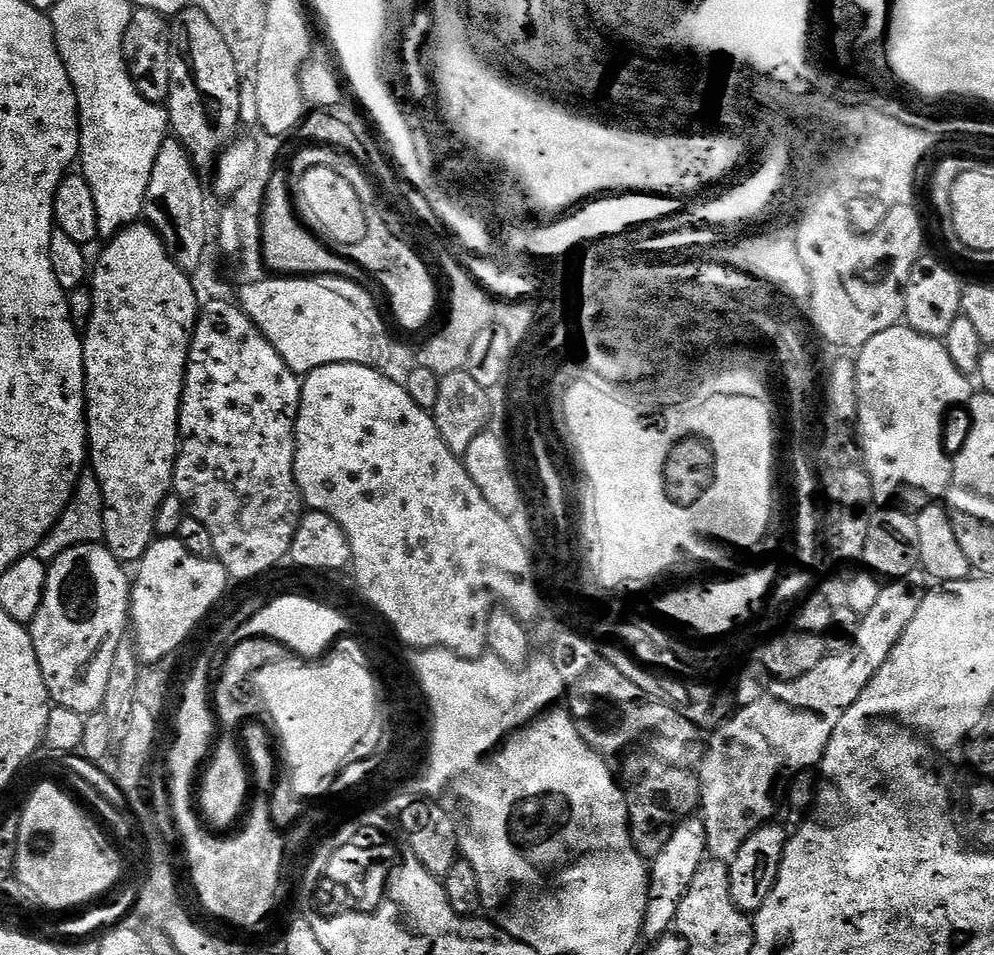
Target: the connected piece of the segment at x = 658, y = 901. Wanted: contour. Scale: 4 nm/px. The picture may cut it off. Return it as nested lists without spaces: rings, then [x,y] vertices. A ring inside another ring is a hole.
[[[691,814],[677,824],[675,830],[666,841],[666,846],[651,861],[648,870],[648,906],[644,915],[645,937],[661,937],[666,930],[673,927],[678,906],[682,898],[686,898],[686,890],[690,890],[690,882],[694,882],[694,874],[698,874],[698,866],[702,866],[709,855],[706,826],[699,815]]]

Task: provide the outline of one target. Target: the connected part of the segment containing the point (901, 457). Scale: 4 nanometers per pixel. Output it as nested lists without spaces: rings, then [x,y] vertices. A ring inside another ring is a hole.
[[[907,322],[888,324],[877,332],[871,332],[863,337],[865,340],[856,352],[856,366],[854,365],[857,392],[855,427],[858,429],[858,444],[862,449],[862,463],[873,485],[928,488],[946,472],[946,455],[940,451],[936,425],[936,412],[946,412],[946,409],[937,402],[936,396],[940,396],[940,387],[952,384],[960,371],[950,358],[943,339],[928,336]]]

